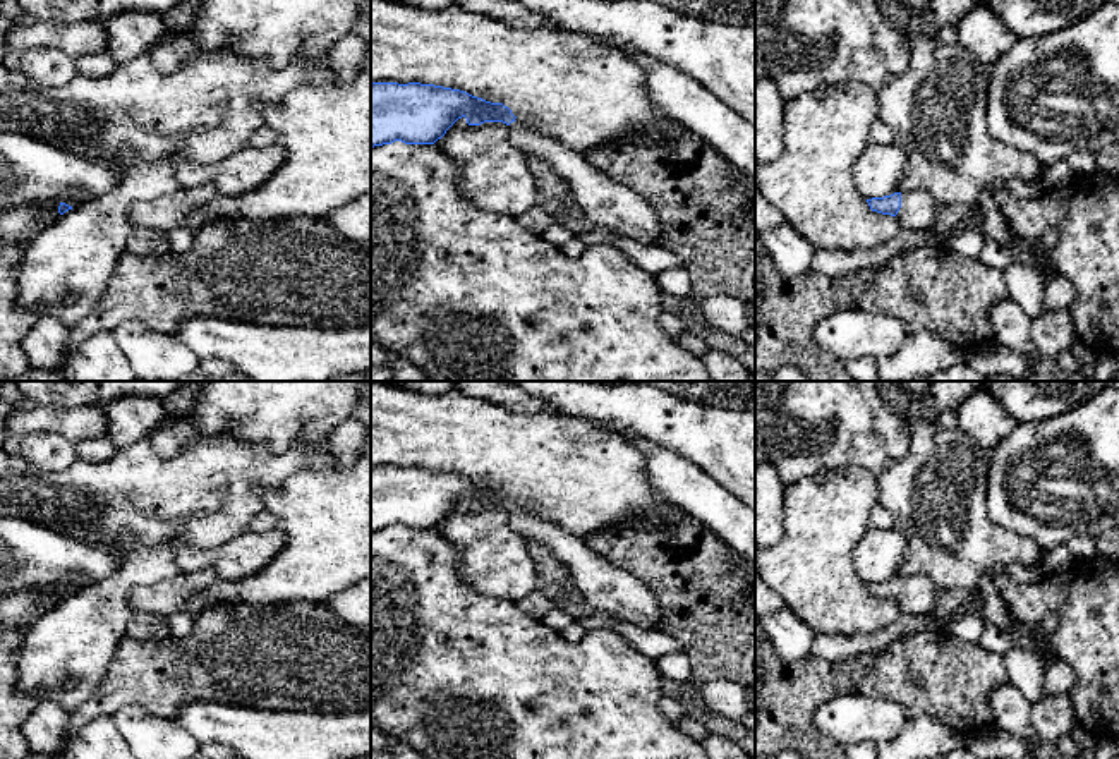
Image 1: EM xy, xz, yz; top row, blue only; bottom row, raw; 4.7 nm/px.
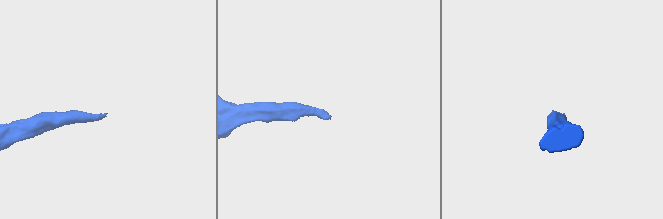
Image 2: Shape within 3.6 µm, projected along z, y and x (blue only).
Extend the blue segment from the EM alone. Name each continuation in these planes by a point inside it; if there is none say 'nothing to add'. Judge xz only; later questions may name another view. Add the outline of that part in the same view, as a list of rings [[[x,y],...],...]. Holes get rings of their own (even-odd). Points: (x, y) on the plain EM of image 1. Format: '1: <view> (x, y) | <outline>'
1: xz (608, 589) | [[[522,507],[508,510],[510,527],[530,543],[541,544],[570,572],[587,604],[599,613],[642,630],[659,630],[662,615],[654,594],[633,574],[596,555],[584,537],[547,522]]]

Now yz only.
1: yz (919, 595) | [[[922,575],[901,577],[901,592],[896,599],[901,615],[930,615],[939,589]]]

